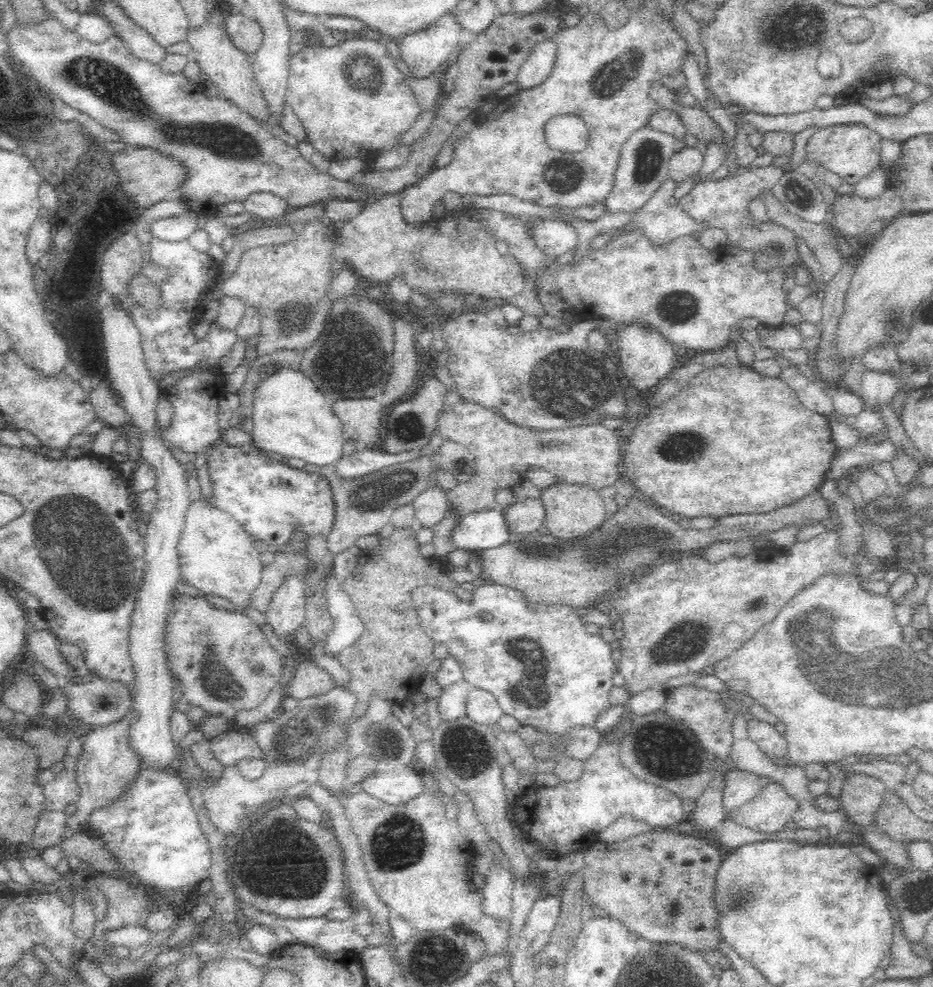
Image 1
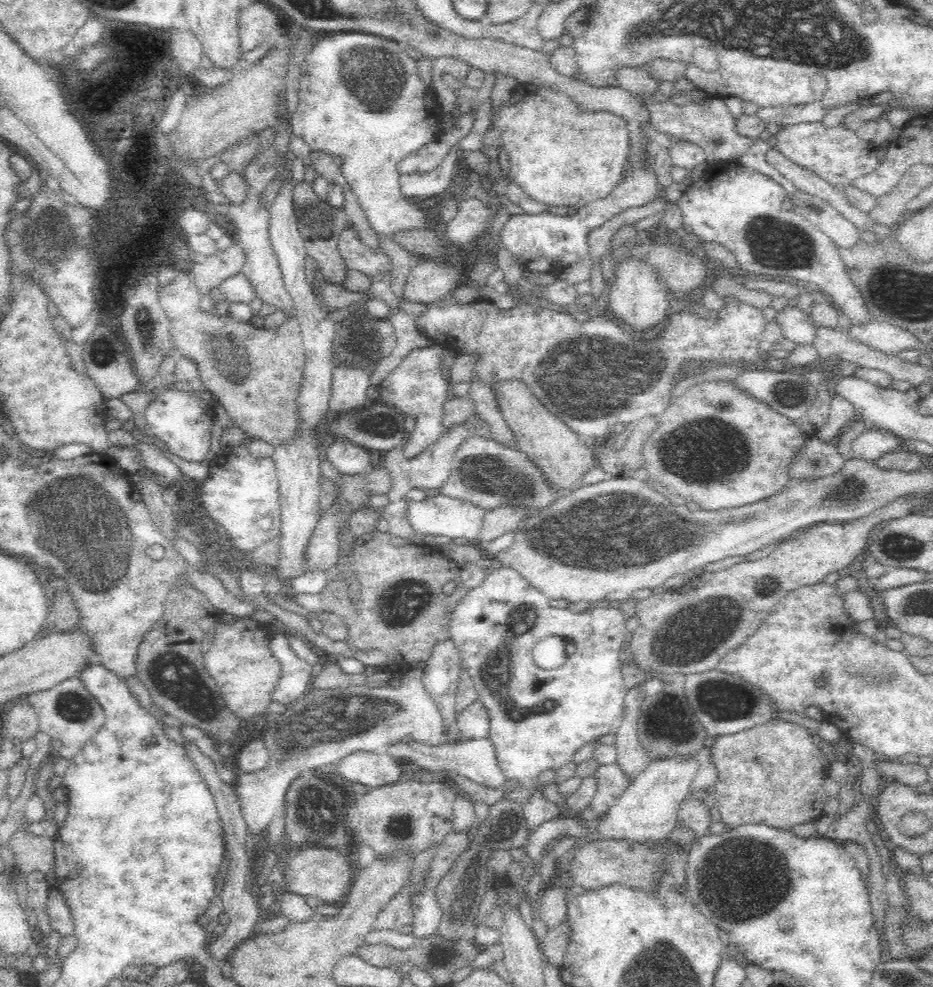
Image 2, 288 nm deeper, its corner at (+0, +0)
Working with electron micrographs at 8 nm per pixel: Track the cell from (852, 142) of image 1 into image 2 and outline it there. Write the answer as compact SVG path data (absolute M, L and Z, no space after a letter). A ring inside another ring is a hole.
M822 122L786 126L782 132L776 134L774 148L782 152L788 160L796 162L798 166L816 172L820 178L824 178L828 184L836 188L852 184L860 176L870 176L880 166L878 152L876 152L878 148L872 142L860 138L856 130L846 128L844 124L834 128L826 128Z

